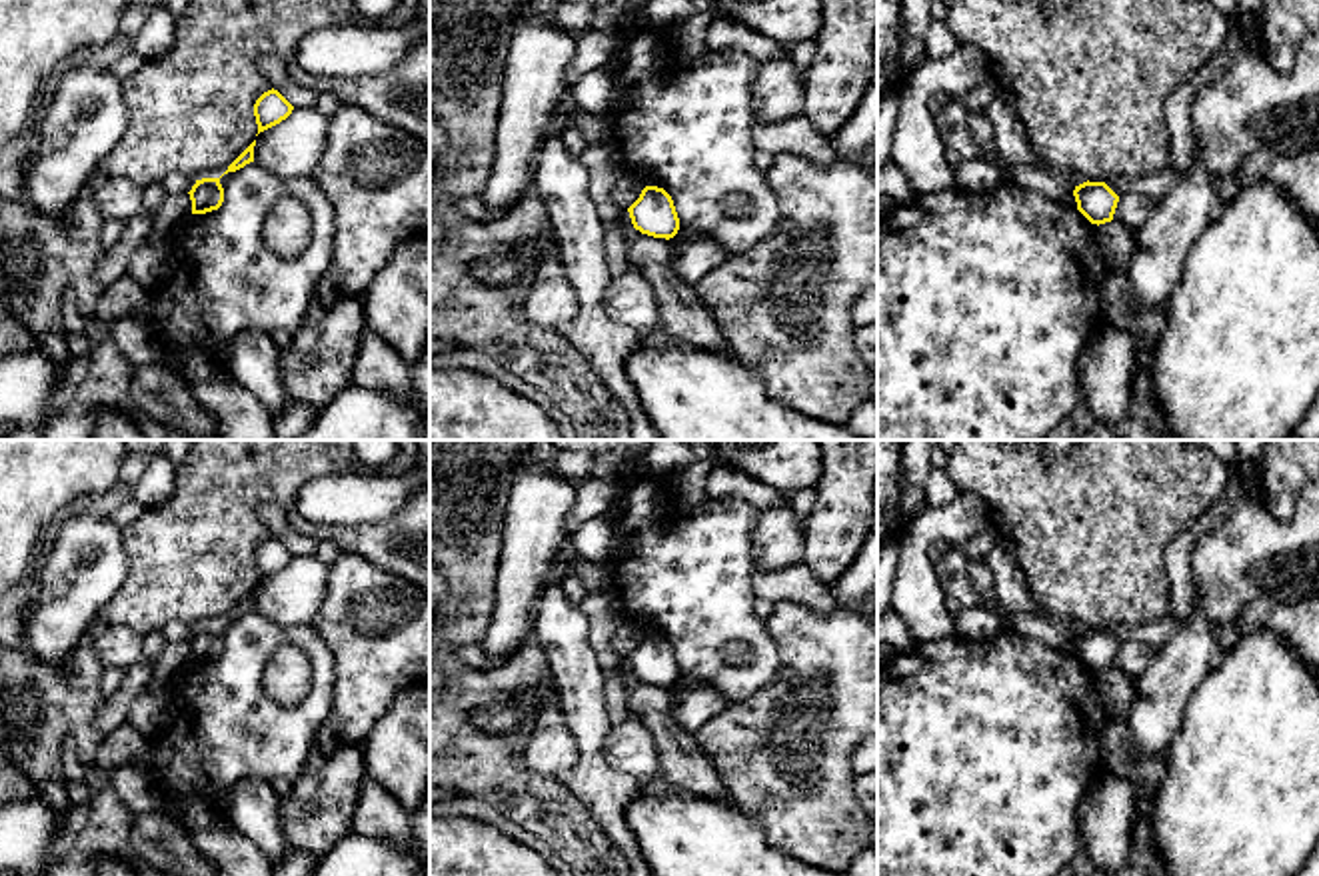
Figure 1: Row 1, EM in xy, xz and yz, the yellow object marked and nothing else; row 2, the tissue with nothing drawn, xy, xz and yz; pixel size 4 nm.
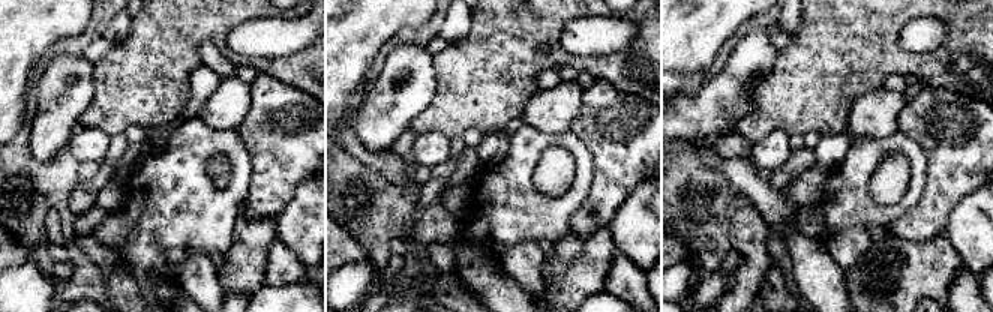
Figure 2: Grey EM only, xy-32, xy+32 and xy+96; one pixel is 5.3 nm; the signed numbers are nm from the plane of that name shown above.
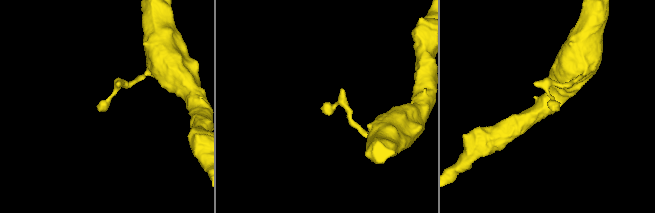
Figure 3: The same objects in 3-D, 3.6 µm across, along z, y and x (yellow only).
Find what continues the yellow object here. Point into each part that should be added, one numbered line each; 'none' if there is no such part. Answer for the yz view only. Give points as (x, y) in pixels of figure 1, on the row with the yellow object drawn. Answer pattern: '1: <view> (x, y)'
none

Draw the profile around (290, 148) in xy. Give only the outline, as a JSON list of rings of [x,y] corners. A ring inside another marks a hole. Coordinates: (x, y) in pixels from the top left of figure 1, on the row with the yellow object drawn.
[[[294,108],[280,124],[260,132],[254,164],[278,178],[310,176],[328,142],[328,118],[312,108]]]

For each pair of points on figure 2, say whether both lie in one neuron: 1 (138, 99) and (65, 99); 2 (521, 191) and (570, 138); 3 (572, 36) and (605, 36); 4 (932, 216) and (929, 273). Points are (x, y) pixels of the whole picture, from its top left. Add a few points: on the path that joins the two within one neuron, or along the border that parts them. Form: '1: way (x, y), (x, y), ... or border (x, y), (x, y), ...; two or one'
1: border (93, 65), (93, 98), (77, 123); two
2: way (521, 171), (521, 164), (545, 140), (551, 140); one
3: way (579, 36), (597, 36); one
4: border (944, 231), (921, 242), (896, 237); two

